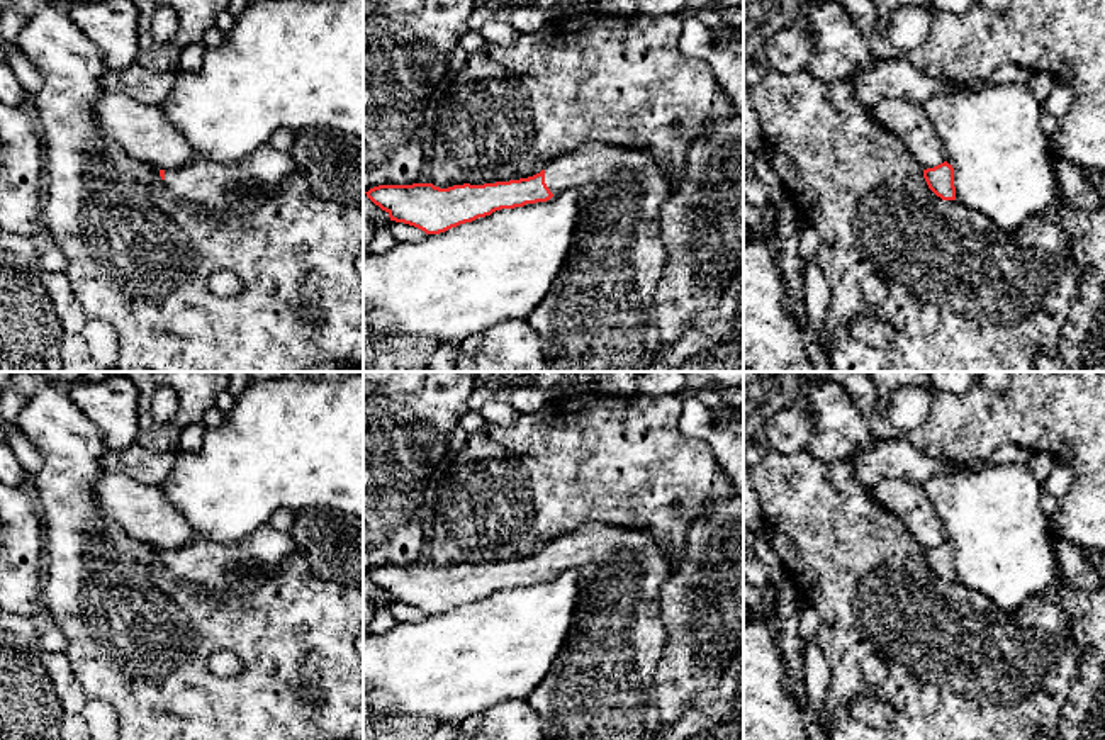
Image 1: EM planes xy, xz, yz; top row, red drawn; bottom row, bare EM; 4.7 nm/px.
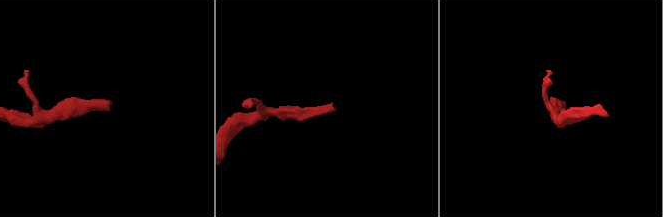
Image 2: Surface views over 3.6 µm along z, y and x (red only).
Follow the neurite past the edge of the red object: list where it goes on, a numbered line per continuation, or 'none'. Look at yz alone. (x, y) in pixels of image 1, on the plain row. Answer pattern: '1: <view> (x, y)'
none

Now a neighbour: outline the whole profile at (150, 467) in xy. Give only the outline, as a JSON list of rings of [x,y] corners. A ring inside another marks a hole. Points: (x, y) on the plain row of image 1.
[[[137,443],[115,451],[107,450],[102,458],[105,470],[126,474],[143,484],[158,485],[171,470],[177,453],[151,451]]]

